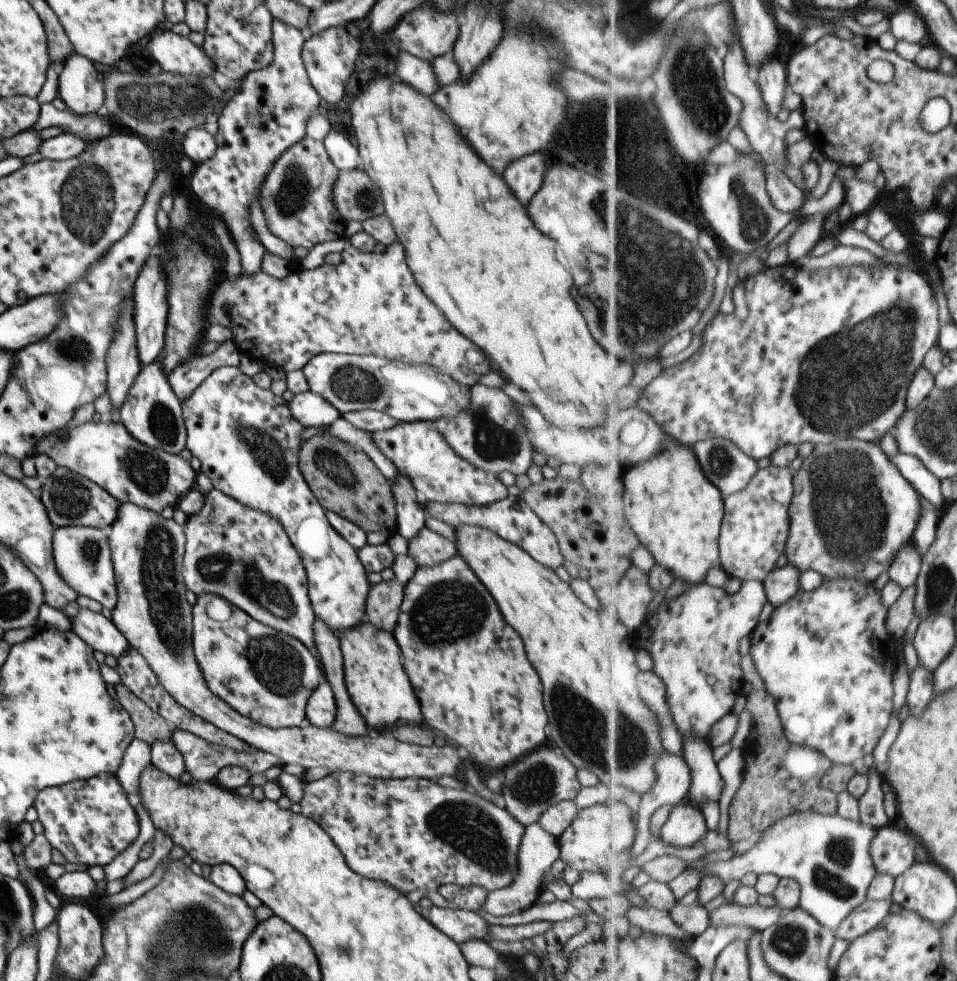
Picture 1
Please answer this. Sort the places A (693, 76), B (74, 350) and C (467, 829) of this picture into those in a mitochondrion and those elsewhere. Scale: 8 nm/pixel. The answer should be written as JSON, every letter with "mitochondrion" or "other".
{"A":"mitochondrion","B":"mitochondrion","C":"mitochondrion"}

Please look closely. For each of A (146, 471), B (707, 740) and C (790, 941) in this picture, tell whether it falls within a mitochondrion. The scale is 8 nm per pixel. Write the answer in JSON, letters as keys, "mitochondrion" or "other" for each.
{"A":"mitochondrion","B":"other","C":"mitochondrion"}

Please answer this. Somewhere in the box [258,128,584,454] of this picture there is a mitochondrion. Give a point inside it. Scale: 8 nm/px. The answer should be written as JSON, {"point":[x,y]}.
{"point":[352,383]}

